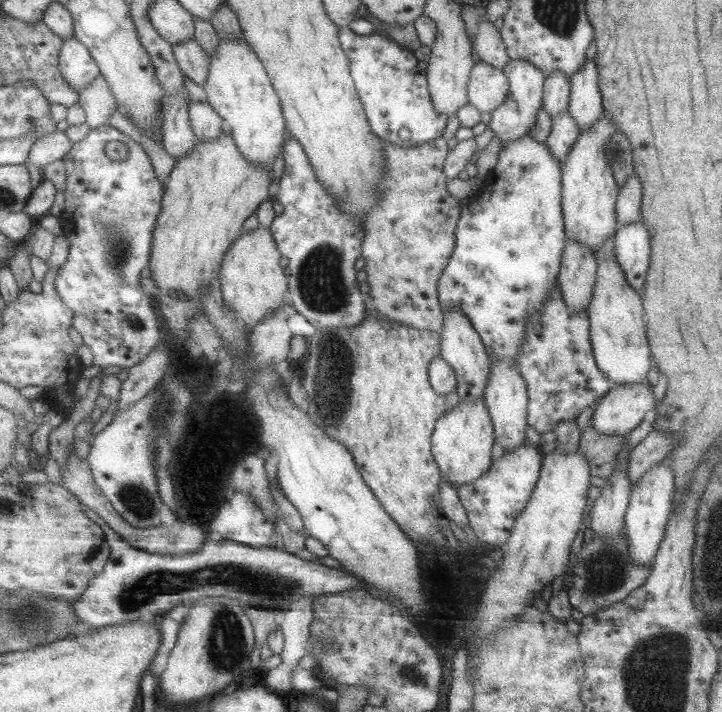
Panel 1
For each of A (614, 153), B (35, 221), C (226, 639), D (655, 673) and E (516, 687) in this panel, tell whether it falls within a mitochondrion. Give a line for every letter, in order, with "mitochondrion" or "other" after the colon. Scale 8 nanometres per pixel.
A: other
B: other
C: mitochondrion
D: mitochondrion
E: mitochondrion

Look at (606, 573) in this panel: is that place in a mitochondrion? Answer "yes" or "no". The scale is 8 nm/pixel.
yes

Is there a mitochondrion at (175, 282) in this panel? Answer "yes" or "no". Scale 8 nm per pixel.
no

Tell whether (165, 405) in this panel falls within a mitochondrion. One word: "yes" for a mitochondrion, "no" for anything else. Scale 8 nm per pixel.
yes

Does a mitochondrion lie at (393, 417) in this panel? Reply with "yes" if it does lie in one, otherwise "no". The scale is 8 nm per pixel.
no

